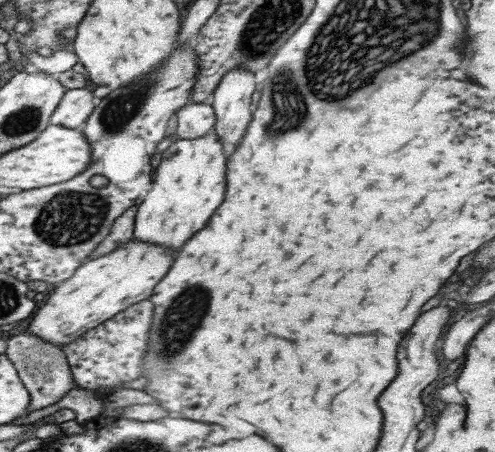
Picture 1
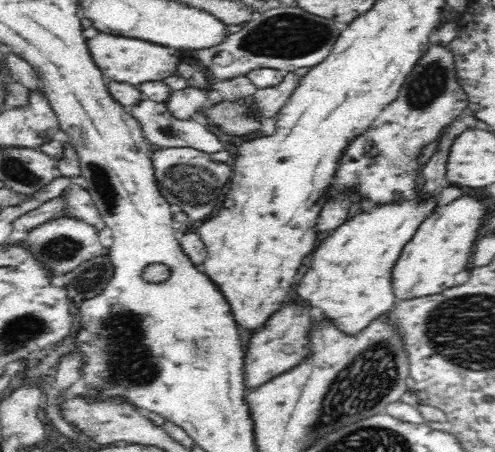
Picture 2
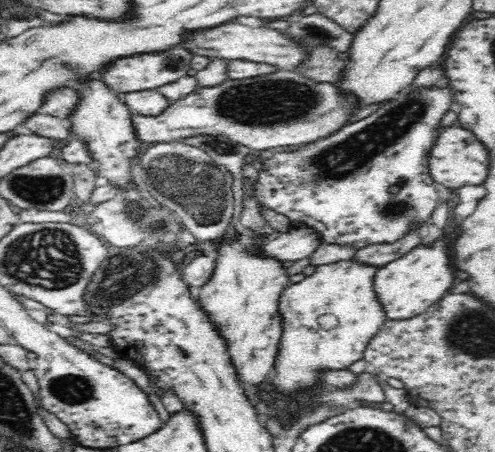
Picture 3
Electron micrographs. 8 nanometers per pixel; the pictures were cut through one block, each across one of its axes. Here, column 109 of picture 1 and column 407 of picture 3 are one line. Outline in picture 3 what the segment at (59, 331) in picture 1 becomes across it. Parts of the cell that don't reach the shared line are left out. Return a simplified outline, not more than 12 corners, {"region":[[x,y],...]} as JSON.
{"region":[[448,238],[382,266],[388,320],[418,316],[456,282]]}

